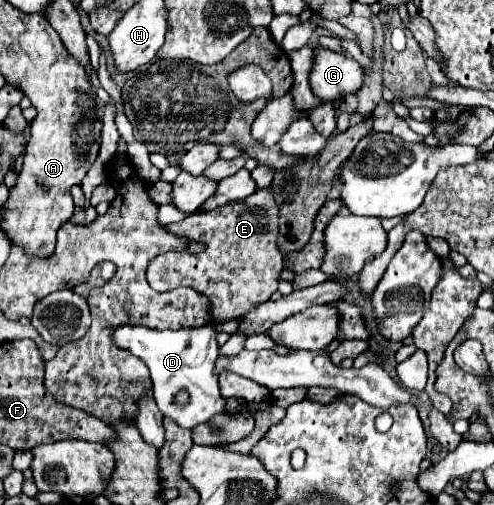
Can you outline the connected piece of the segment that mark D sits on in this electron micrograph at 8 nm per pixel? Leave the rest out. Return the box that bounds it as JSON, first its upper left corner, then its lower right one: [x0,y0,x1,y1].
[113,322,227,428]

